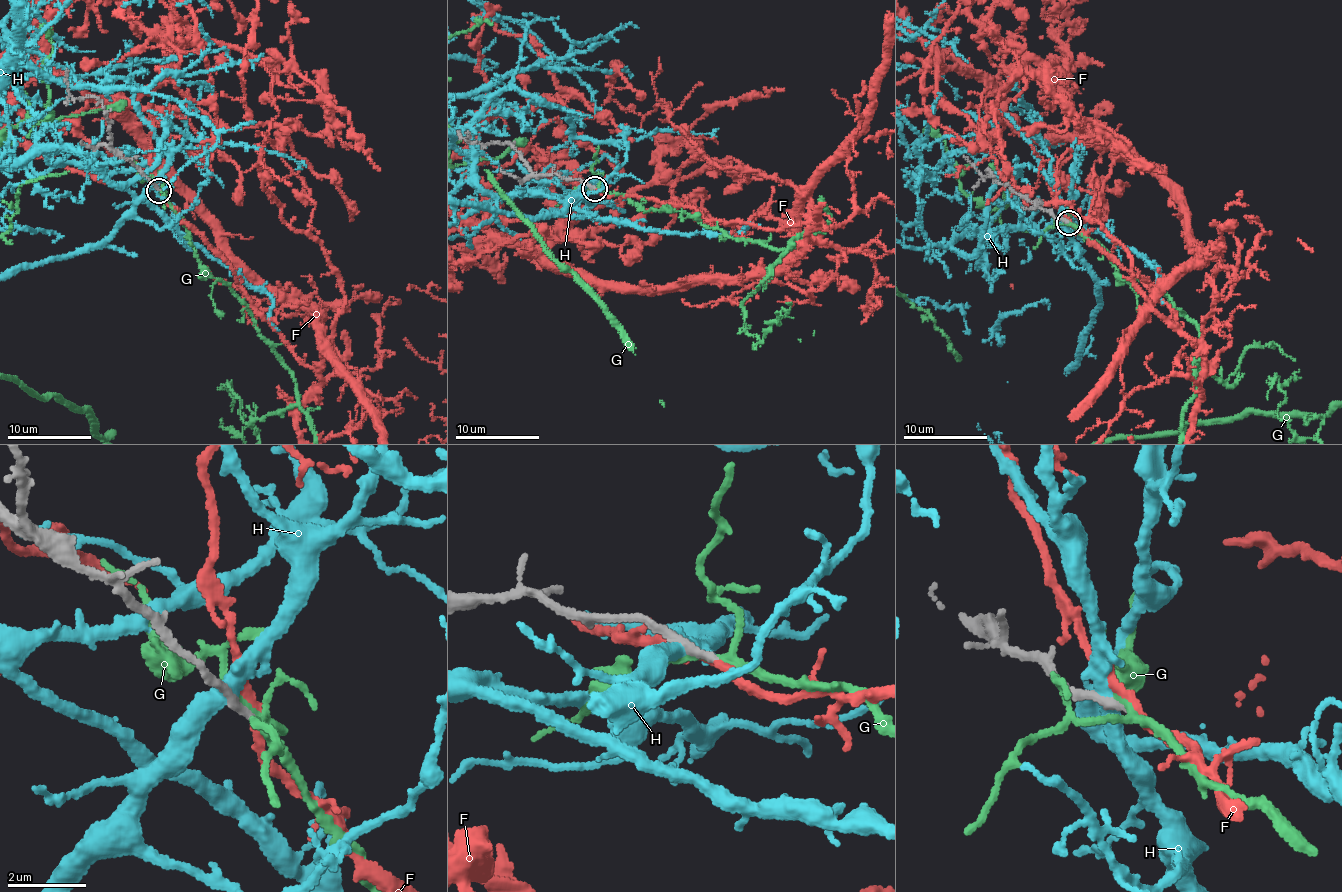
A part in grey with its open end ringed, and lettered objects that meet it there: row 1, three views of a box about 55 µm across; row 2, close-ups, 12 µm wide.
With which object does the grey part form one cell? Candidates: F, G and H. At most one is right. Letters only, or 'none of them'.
F

